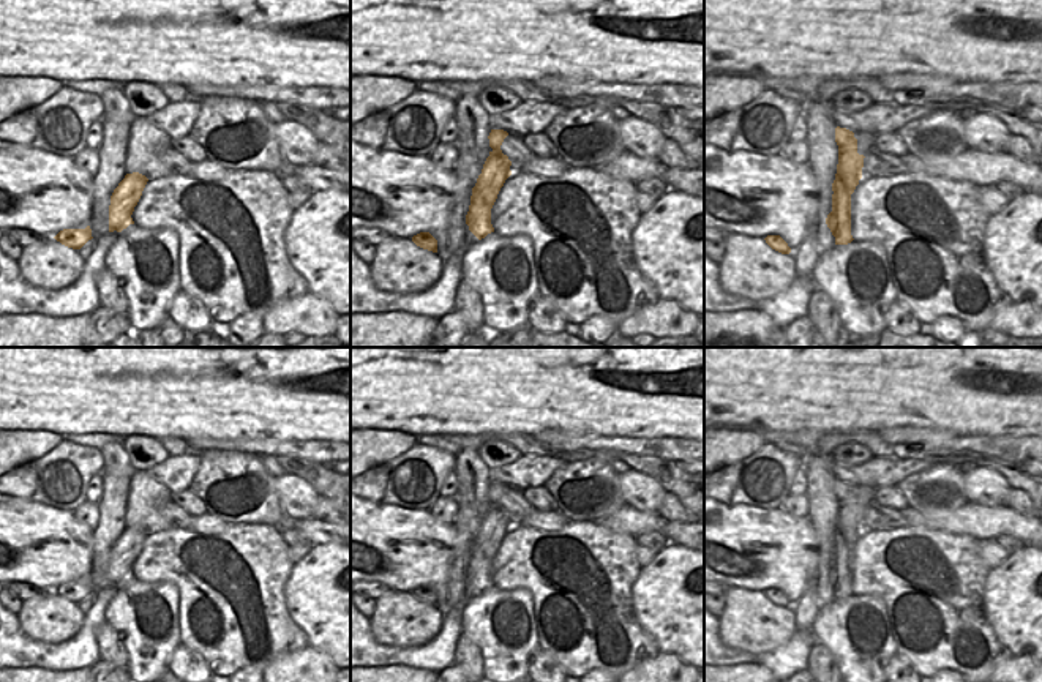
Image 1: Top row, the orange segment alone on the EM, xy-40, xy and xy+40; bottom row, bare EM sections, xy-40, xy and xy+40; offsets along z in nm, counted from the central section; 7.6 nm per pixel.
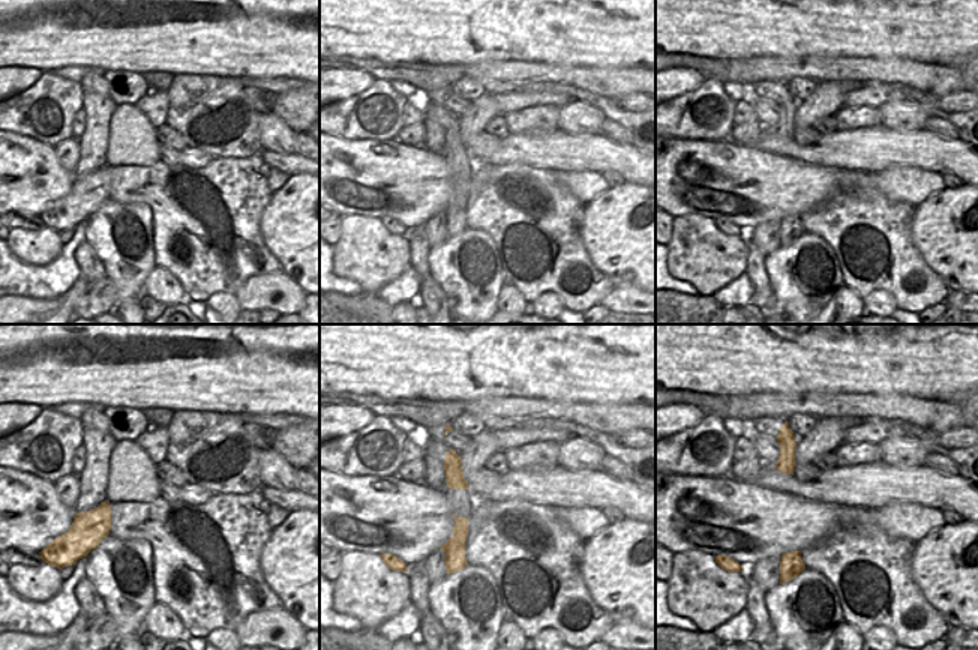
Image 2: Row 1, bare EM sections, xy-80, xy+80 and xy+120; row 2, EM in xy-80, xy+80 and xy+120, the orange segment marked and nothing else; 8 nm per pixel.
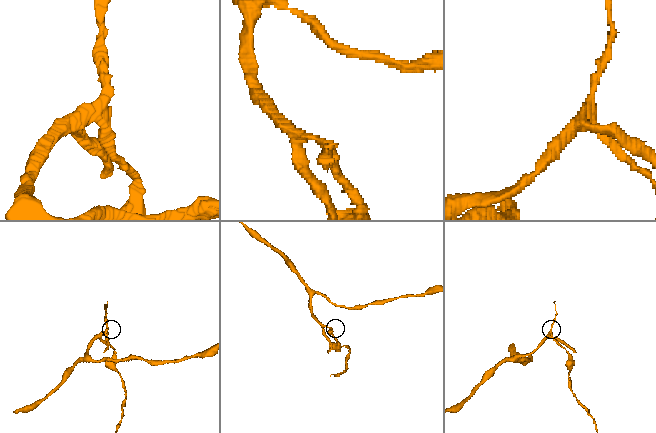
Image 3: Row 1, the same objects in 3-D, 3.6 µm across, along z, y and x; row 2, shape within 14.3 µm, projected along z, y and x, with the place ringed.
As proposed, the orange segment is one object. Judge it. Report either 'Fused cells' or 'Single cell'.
Fused cells.

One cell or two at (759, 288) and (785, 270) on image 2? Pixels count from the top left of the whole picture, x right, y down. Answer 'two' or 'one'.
two

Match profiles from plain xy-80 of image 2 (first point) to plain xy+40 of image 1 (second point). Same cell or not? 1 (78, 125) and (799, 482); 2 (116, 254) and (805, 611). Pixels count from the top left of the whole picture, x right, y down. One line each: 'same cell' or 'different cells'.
1: same cell
2: different cells

